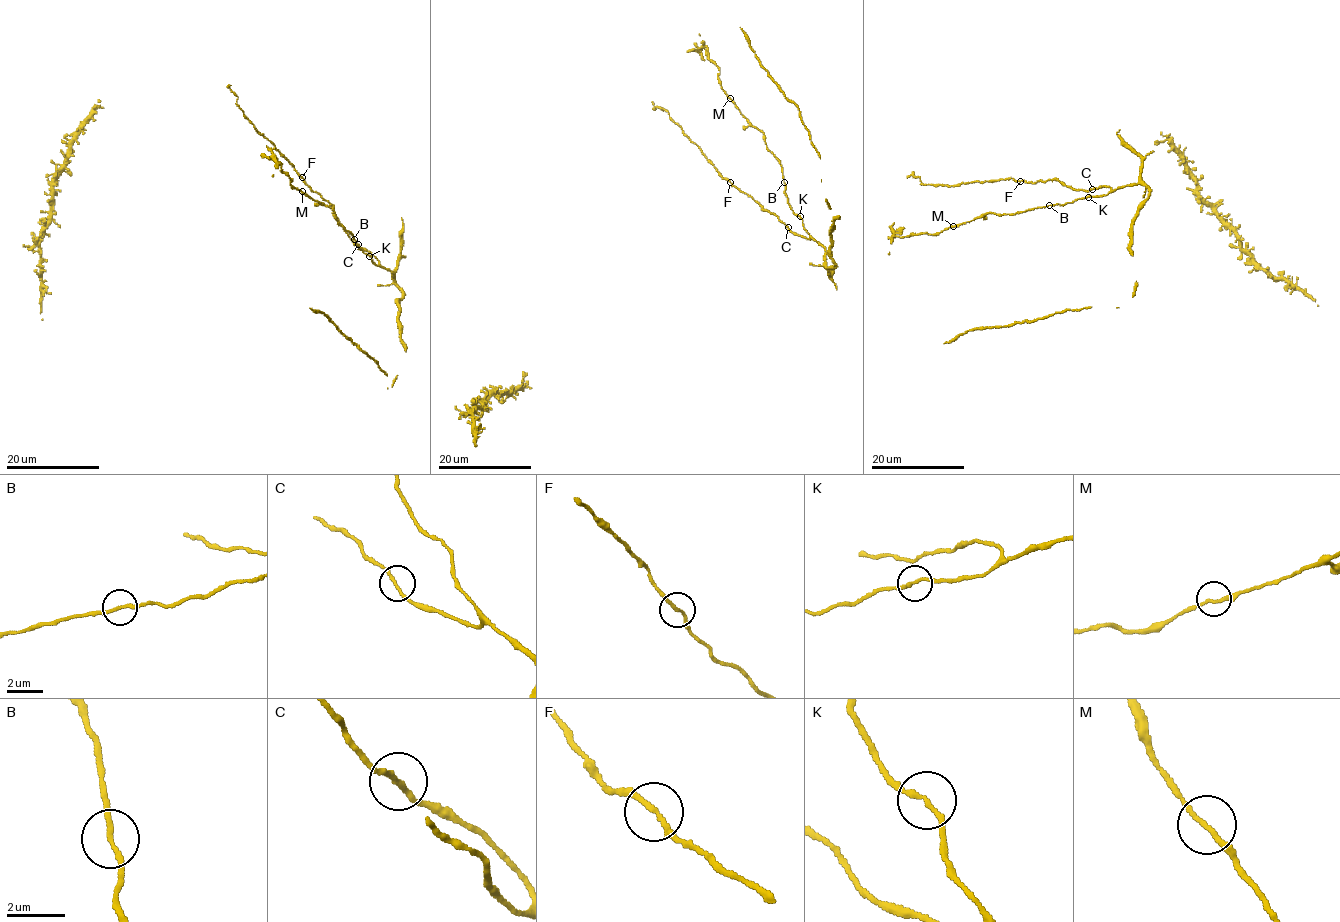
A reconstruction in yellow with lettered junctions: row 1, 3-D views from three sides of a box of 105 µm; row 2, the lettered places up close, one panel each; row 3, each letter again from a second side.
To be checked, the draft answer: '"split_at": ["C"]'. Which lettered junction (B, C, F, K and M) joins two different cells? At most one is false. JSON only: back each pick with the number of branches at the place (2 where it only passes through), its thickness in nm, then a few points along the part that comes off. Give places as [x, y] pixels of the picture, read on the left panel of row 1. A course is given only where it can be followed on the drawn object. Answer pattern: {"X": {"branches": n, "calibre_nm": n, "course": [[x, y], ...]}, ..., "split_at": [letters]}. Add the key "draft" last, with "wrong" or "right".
{"split_at": [], "draft": "wrong"}

